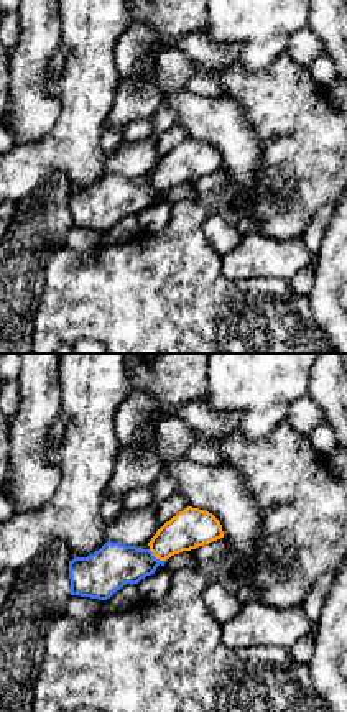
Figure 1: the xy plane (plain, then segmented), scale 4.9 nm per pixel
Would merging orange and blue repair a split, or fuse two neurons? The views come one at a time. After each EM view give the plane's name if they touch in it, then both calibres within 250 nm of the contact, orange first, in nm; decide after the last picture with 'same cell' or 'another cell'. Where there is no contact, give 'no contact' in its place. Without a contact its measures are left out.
meets orange in xy; 190 nm thick on the orange side, 220 nm on the other

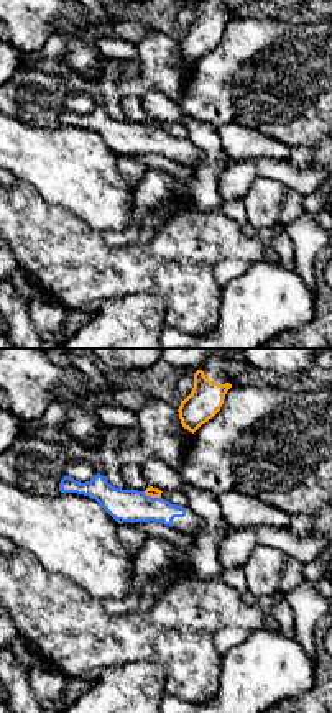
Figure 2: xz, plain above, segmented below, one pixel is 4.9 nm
meets orange in xz; 50 nm thick on the orange side, 160 nm on the other

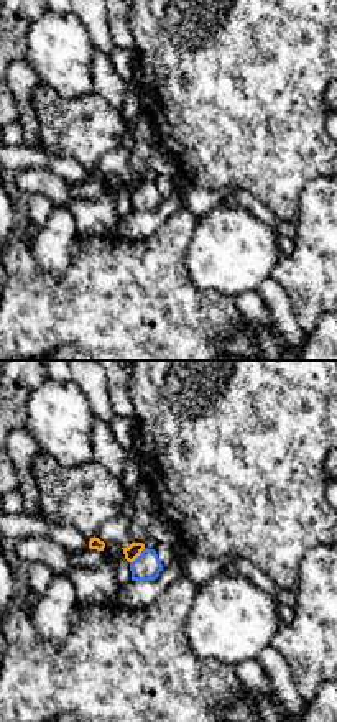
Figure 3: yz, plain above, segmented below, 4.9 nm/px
meets orange in yz; 70 nm thick on the orange side, 140 nm on the other

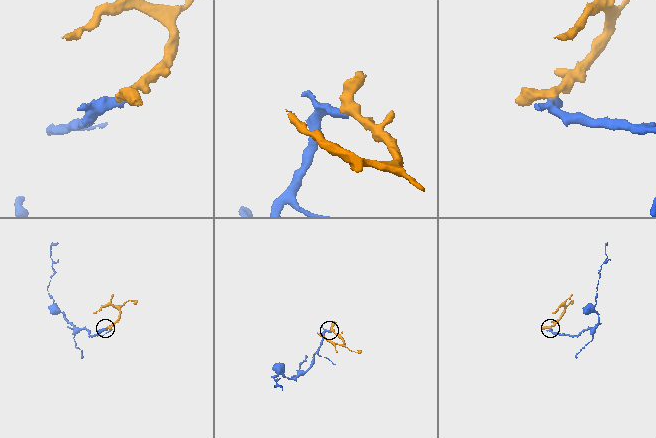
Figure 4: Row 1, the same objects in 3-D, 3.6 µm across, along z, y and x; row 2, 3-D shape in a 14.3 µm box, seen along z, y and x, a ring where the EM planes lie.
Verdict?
another cell

